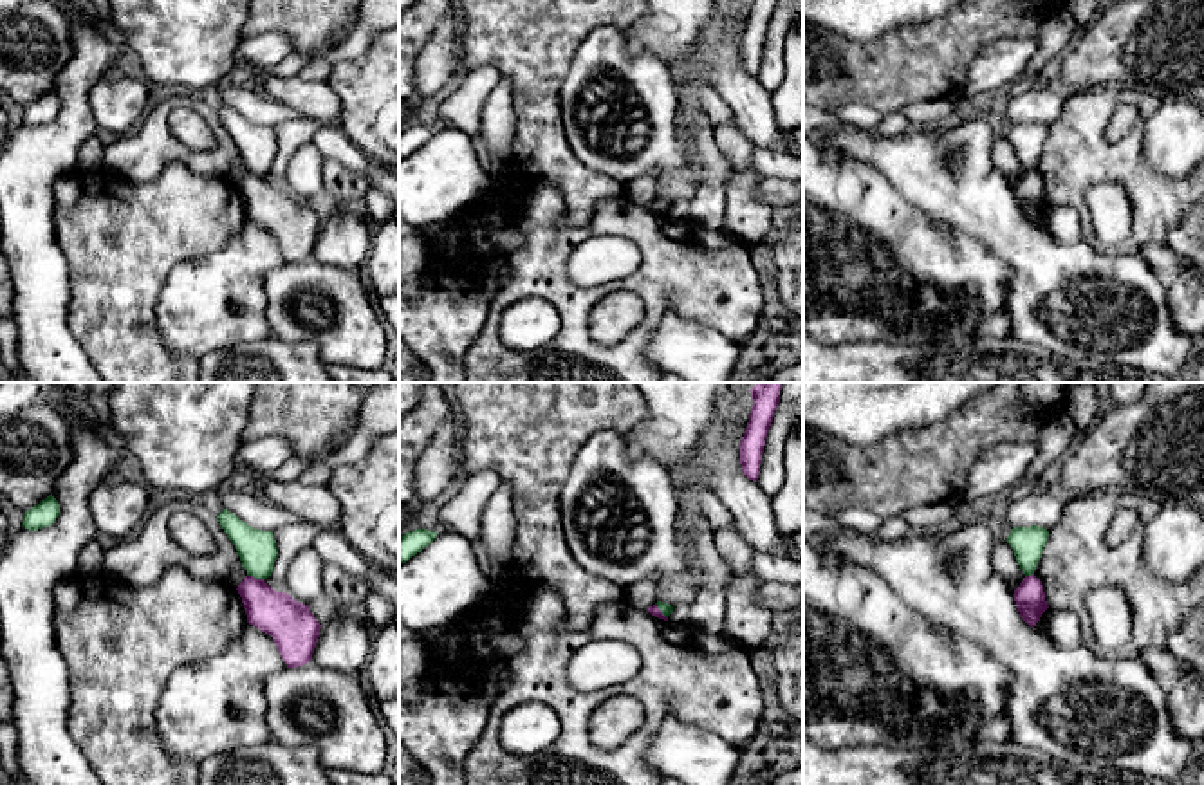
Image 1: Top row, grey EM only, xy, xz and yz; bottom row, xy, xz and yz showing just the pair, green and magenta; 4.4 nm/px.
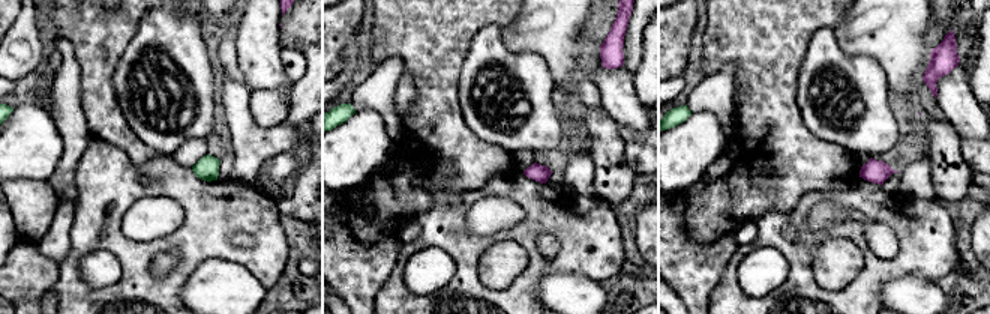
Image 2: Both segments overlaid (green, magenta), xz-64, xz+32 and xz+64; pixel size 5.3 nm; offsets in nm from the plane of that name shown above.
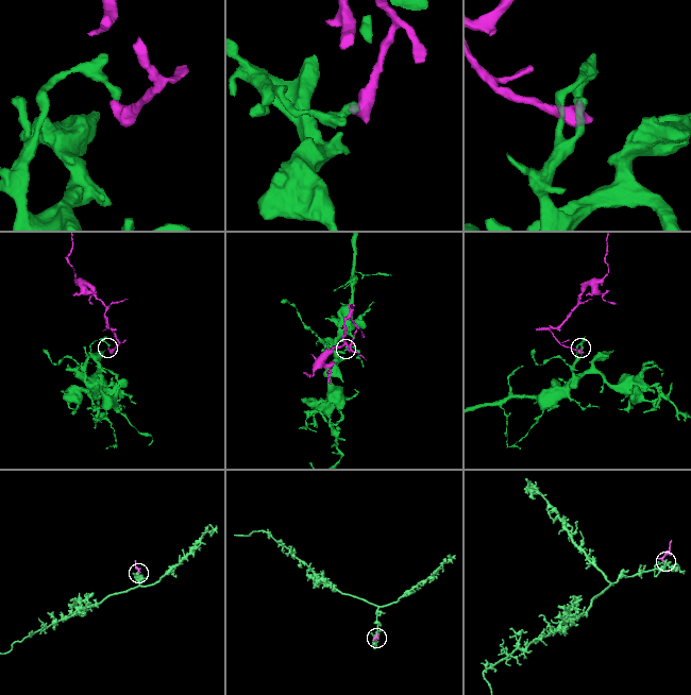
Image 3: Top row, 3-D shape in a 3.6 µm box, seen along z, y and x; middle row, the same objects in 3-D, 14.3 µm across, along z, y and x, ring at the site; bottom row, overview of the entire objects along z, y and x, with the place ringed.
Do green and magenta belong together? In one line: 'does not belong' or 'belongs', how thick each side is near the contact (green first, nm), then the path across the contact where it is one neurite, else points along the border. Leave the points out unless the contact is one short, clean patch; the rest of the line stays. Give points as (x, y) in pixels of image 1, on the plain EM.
does not belong; 170 nm thick on the green side, 200 nm on the other; border along xy (248, 170), (262, 175)

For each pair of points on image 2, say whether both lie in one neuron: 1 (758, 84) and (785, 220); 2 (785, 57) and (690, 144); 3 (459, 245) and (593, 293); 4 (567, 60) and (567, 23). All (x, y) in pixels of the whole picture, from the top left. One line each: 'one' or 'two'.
1: two
2: two
3: two
4: one

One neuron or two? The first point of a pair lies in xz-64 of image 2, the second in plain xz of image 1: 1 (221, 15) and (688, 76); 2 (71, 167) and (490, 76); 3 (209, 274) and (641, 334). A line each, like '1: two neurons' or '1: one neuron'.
1: one neuron
2: two neurons
3: two neurons

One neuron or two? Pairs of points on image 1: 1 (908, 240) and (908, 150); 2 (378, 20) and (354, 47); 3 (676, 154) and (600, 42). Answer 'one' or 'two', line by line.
1: two
2: one
3: one

